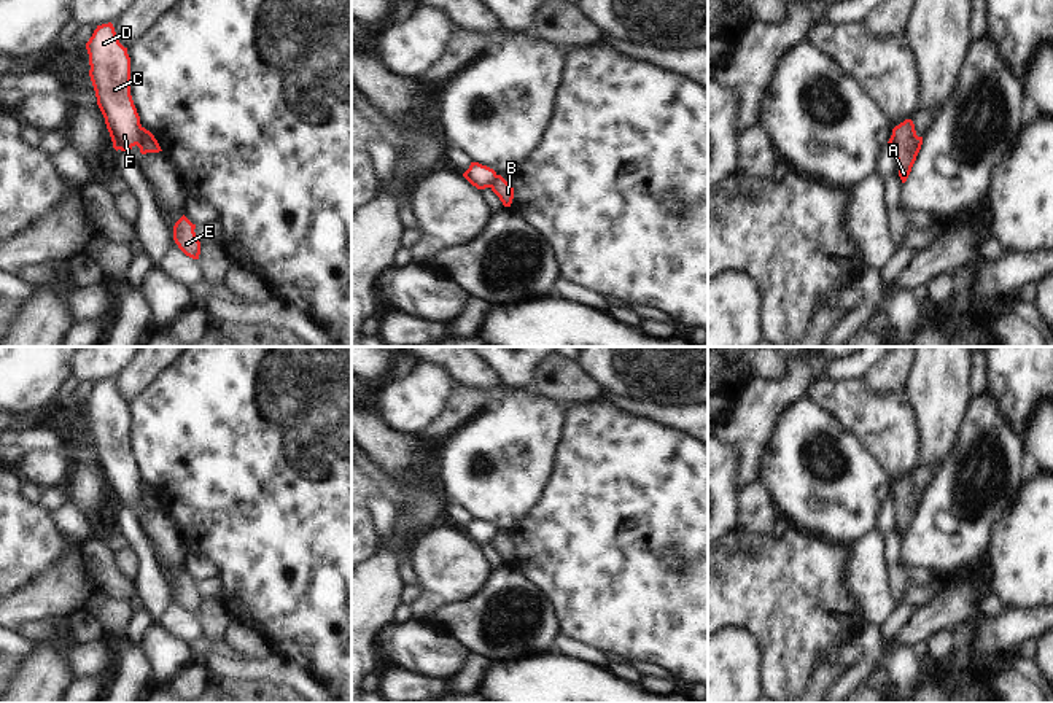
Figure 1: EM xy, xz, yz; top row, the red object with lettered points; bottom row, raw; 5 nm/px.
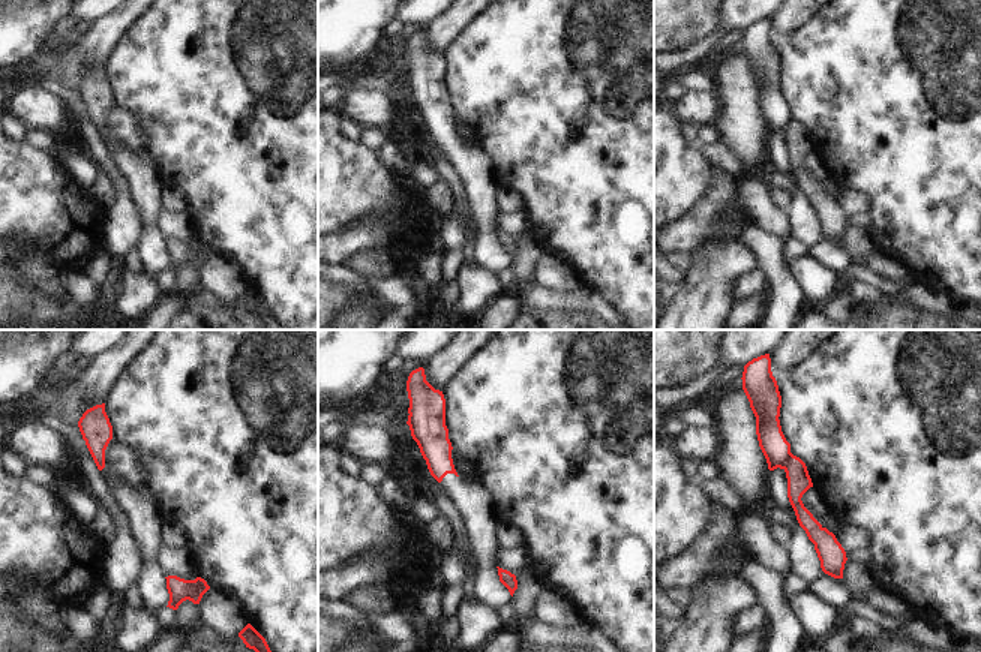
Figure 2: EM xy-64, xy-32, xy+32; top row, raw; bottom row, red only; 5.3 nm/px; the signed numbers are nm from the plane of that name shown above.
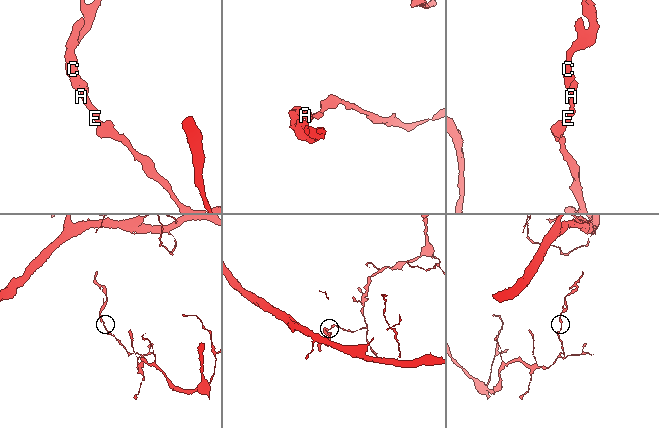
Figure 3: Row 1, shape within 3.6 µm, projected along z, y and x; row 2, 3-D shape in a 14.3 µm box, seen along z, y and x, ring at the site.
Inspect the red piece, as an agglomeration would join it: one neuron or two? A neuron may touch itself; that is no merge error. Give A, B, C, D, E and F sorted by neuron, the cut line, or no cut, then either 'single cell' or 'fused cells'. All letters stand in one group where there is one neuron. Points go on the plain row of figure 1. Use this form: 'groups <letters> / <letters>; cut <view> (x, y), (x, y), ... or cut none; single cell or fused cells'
groups A B E / C D F; cut xy (142, 484), (139, 503); fused cells

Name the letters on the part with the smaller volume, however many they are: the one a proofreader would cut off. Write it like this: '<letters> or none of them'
C, D, F

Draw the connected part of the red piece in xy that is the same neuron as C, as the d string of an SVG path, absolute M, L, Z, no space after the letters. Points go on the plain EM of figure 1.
M111 379L97 382L86 399L89 433L97 461L105 474L113 504L130 507L142 503L142 480L130 452L130 414Z

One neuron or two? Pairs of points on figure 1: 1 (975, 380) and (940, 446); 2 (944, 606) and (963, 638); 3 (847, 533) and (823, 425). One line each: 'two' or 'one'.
1: two
2: two
3: one

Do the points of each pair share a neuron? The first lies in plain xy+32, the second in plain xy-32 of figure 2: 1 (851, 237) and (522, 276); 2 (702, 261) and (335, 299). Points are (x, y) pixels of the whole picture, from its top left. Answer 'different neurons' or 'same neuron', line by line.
1: same neuron
2: different neurons

